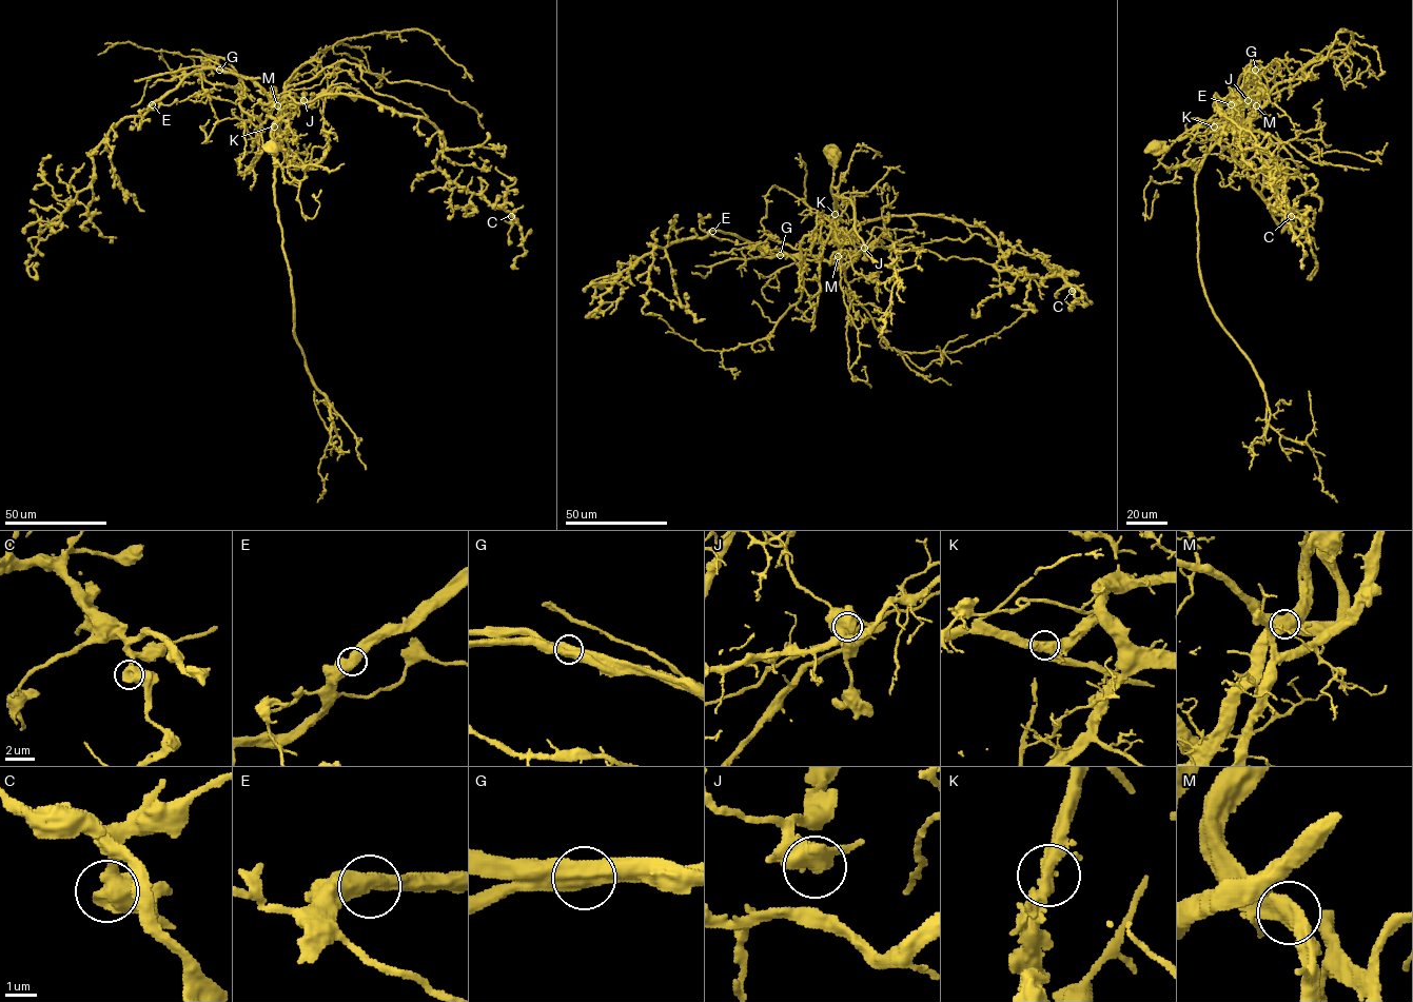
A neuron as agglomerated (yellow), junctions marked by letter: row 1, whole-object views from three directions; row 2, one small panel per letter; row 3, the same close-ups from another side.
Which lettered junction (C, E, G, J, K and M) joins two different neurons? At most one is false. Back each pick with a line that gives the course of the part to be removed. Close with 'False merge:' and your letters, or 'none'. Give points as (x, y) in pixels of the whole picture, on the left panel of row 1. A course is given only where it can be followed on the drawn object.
G: foreign part runs (219, 70), (193, 66), (153, 76), (146, 81), (141, 99), (131, 106)
False merge: G

